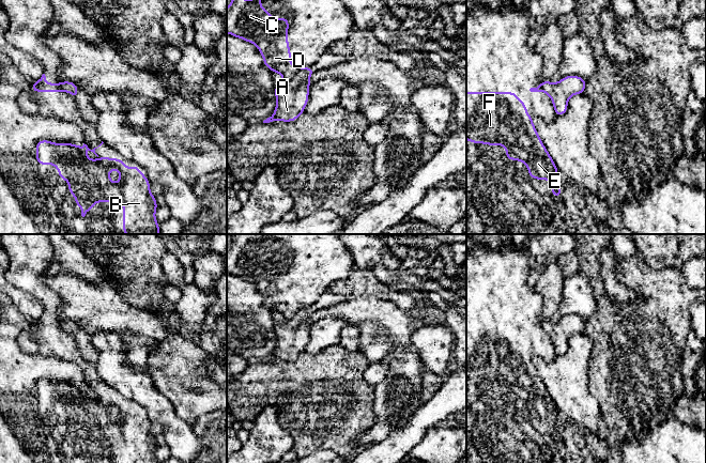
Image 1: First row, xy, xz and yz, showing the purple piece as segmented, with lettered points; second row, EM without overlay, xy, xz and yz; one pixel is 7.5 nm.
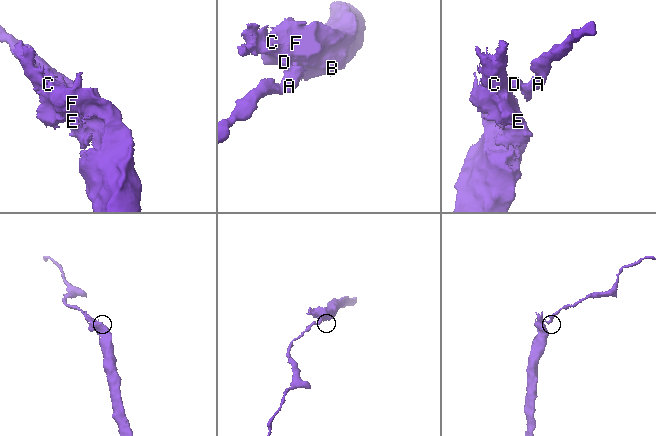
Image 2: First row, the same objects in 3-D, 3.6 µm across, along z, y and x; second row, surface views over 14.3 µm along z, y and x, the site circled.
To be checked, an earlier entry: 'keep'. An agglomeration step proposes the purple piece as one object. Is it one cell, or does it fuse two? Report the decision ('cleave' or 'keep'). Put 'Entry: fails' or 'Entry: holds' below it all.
cleave
Entry: fails

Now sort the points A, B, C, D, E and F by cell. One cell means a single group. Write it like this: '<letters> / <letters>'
A / B C D E F

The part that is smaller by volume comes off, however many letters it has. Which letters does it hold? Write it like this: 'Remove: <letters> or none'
Remove: A

